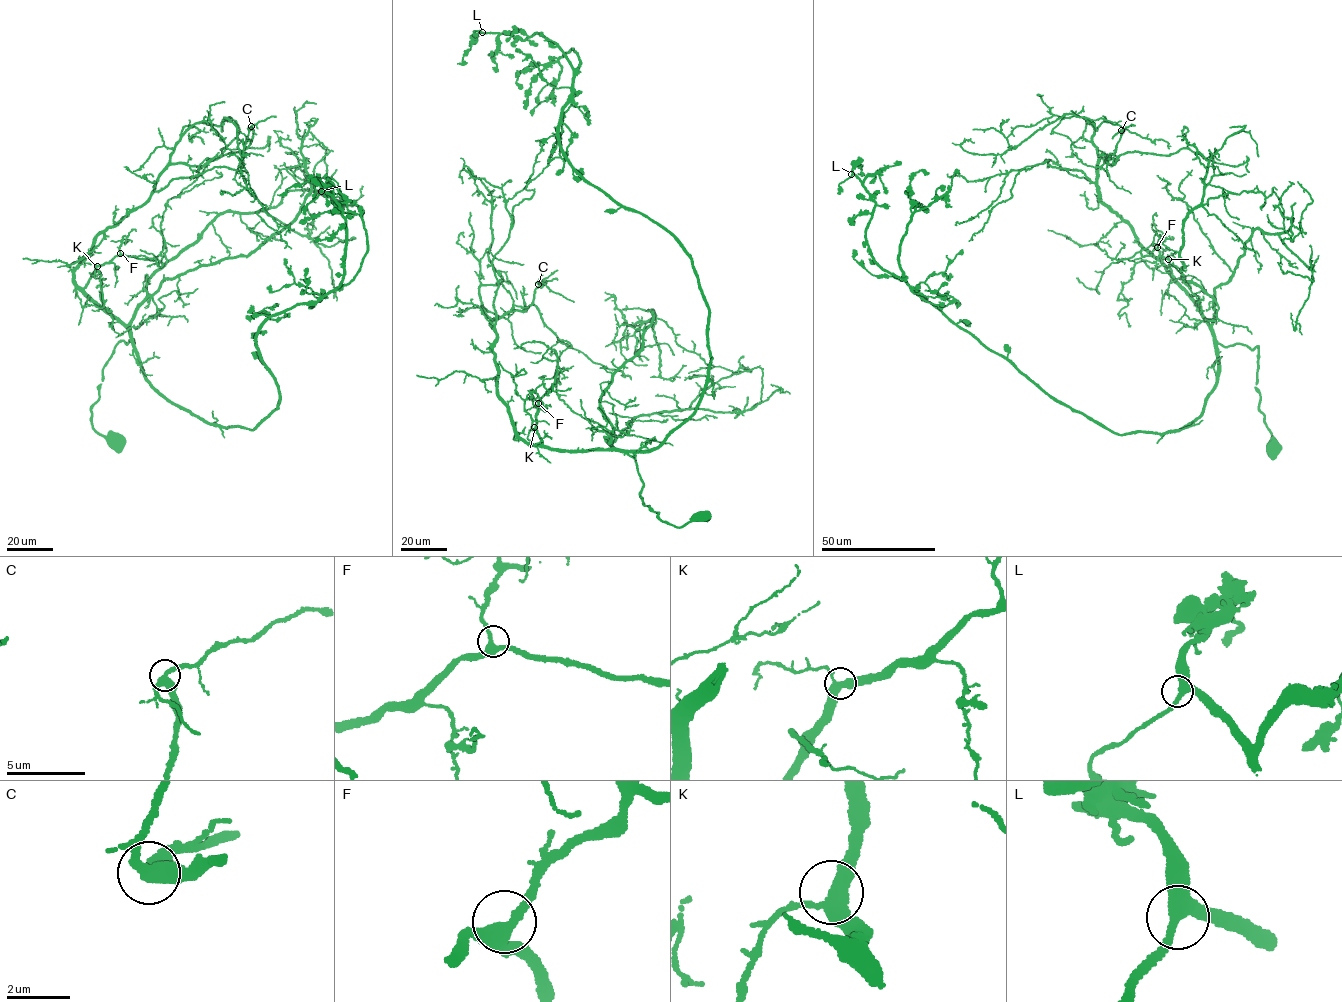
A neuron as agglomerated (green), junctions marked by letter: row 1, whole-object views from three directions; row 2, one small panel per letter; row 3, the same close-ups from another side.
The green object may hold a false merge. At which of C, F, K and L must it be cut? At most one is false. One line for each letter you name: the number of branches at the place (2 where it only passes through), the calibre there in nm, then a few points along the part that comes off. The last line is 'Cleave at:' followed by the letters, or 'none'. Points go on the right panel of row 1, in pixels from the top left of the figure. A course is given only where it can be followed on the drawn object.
Cleave at: none

